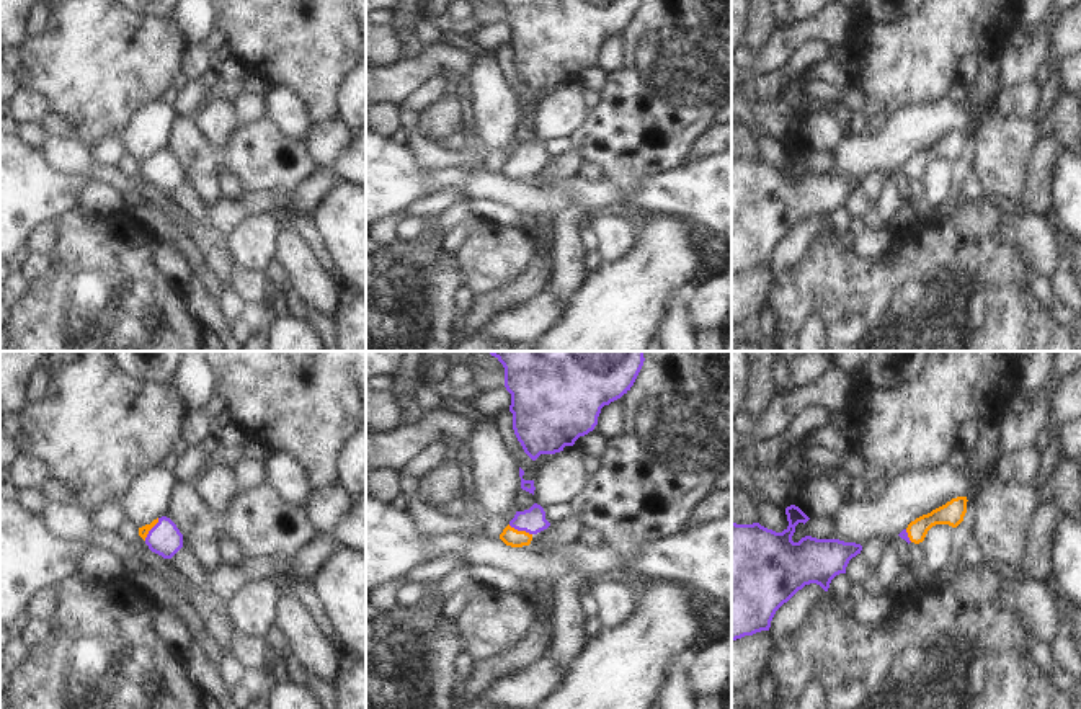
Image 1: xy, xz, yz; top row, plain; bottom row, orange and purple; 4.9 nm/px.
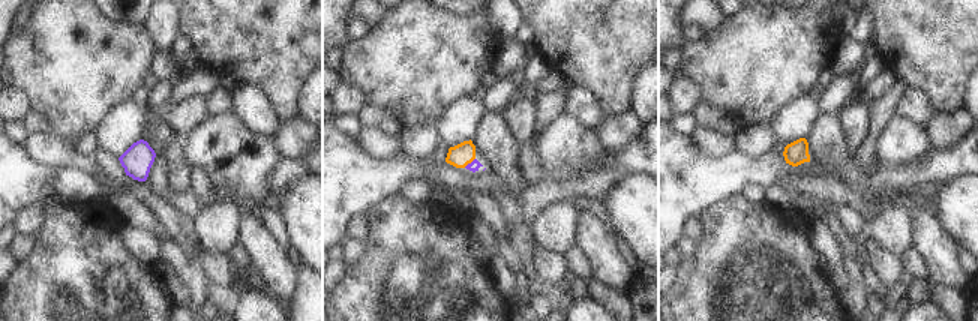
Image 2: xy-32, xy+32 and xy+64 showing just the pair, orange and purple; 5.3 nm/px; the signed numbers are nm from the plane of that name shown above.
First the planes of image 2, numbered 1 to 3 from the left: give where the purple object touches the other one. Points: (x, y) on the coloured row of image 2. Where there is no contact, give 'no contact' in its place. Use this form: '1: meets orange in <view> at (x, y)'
1: no contact
2: meets orange in xy+32 at (468, 162)
3: no contact

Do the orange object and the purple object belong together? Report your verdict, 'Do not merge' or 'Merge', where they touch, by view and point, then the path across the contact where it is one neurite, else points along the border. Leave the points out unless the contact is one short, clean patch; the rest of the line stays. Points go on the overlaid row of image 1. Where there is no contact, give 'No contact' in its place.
Merge. Touches orange at xz (520, 531). Path across: xz (510, 536), (520, 531), (533, 520)

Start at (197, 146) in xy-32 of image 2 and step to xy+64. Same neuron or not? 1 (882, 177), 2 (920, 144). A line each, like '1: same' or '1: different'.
1: different
2: same

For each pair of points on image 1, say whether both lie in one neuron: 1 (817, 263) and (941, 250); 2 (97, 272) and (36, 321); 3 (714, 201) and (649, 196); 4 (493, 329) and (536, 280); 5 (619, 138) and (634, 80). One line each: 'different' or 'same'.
1: same
2: same
3: same
4: different
5: same

